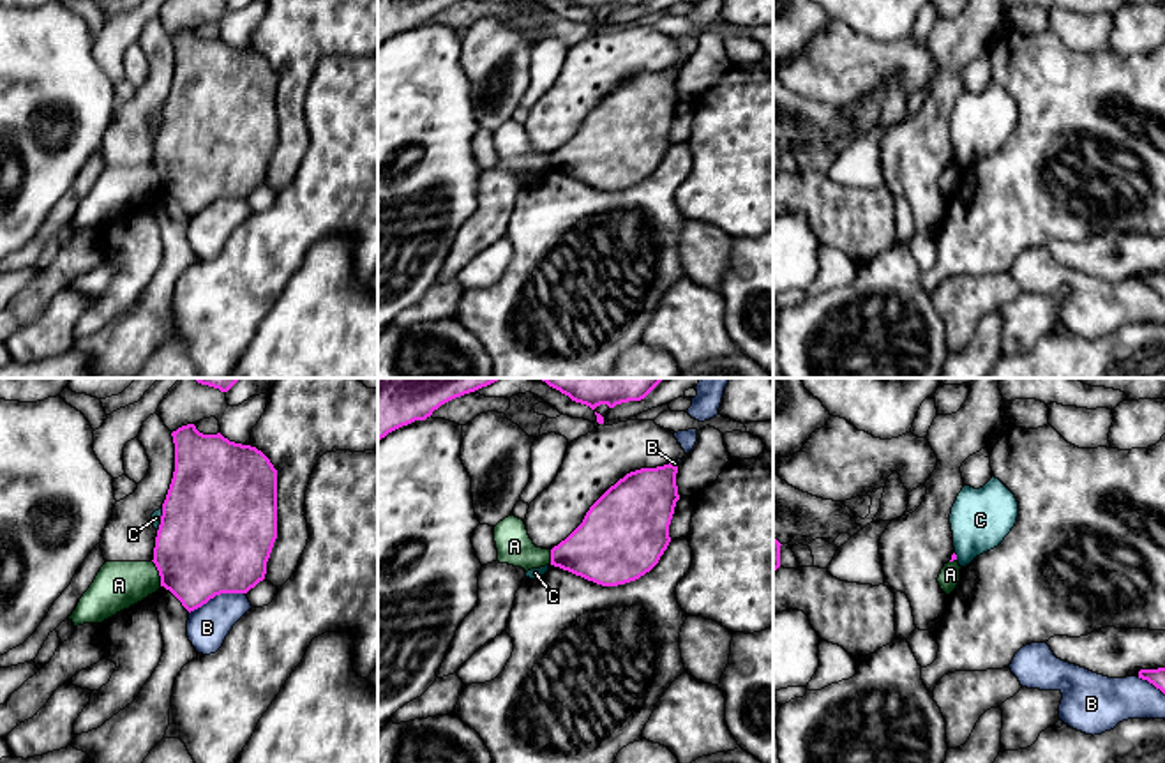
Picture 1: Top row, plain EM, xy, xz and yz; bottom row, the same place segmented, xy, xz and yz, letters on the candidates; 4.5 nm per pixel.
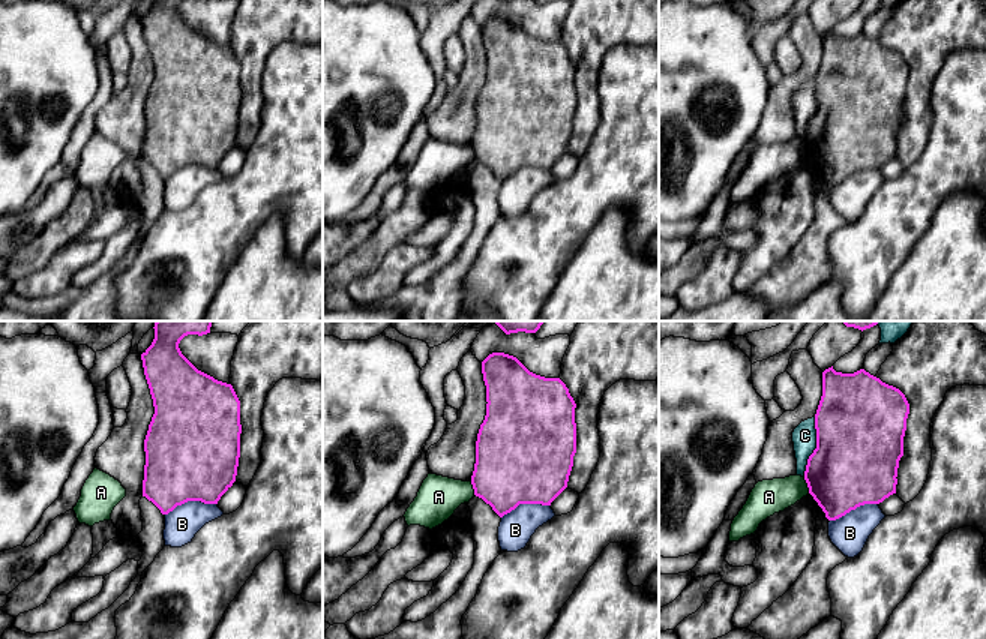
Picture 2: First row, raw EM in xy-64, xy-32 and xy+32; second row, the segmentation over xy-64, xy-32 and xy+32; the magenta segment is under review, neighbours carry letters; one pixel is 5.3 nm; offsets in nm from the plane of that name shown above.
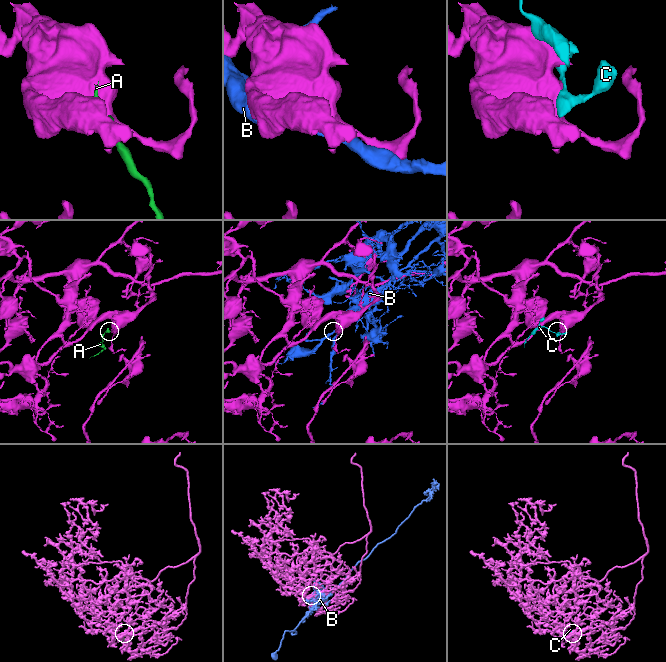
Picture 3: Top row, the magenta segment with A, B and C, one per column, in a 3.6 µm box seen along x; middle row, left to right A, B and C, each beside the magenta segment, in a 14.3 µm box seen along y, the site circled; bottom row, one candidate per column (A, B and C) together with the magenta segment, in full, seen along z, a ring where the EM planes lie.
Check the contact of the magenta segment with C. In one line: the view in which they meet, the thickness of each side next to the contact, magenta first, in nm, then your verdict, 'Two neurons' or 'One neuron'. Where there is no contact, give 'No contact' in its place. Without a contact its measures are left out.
Touches magenta in xy. Thickness 500 nm (magenta) against 50 nm. Two neurons

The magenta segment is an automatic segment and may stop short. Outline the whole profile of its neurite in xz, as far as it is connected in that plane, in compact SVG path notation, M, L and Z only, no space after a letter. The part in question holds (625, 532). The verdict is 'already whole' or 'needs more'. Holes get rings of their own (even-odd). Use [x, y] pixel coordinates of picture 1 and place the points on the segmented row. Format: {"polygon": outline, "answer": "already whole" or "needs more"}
{"polygon": "M664 465L627 473L586 512L582 523L551 549L551 565L602 586L618 586L650 572L667 549L669 525L680 500L678 466Z", "answer": "already whole"}

